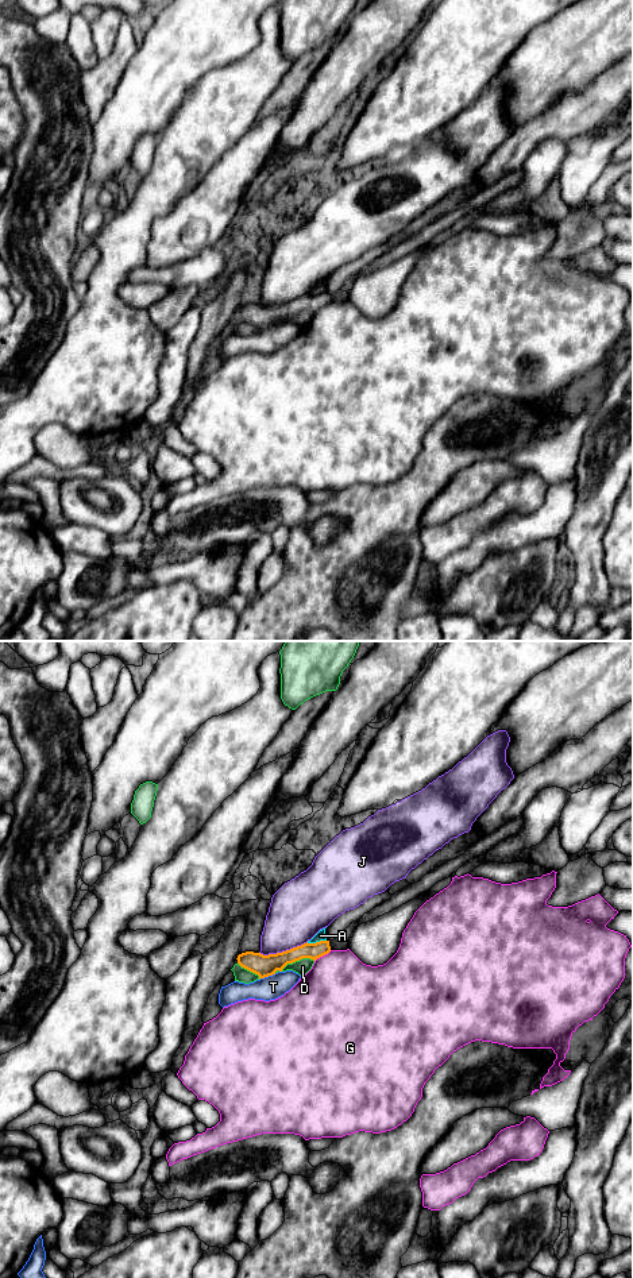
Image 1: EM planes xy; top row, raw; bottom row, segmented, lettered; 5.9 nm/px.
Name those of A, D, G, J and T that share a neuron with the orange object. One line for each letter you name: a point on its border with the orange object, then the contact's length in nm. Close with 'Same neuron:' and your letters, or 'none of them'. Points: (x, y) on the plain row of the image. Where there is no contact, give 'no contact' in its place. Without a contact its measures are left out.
Same neuron: none of them

